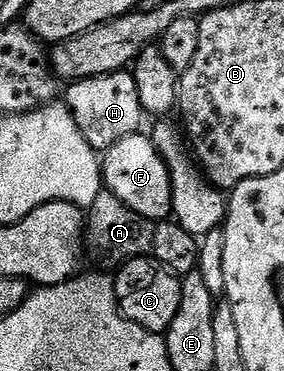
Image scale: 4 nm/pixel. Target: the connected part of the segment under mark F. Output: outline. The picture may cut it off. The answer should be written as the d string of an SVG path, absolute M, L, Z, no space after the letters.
M145 133L124 136L110 150L105 151L102 163L102 180L105 189L121 200L132 212L145 218L166 220L171 217L173 204L173 186L170 183L169 170L160 152L153 146L153 140Z

